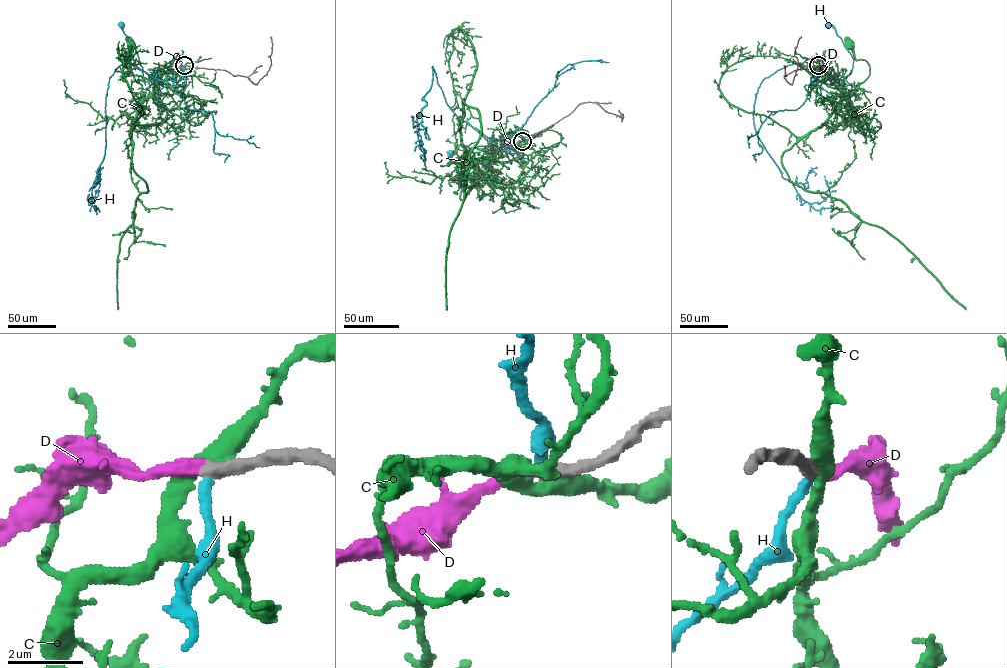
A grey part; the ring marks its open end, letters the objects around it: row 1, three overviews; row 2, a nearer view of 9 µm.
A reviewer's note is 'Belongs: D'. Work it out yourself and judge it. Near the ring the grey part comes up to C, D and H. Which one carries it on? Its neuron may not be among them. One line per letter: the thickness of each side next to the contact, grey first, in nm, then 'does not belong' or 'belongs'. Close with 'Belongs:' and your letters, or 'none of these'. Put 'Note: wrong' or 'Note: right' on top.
Note: right
C: calibres 420 and 460 nm; does not belong
D: calibres 380 and 380 nm; belongs
H: calibres 400 and 280 nm; does not belong
Belongs: D

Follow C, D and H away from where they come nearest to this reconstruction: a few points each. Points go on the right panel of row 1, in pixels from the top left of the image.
C: (818, 65), (820, 71), (828, 74), (841, 87), (843, 98), (869, 73), (868, 63), (855, 59), (849, 43)
D: (818, 65), (824, 71), (823, 53)
H: (818, 66), (811, 78), (814, 85), (818, 79), (832, 84), (845, 78), (852, 66), (851, 54), (828, 25)

